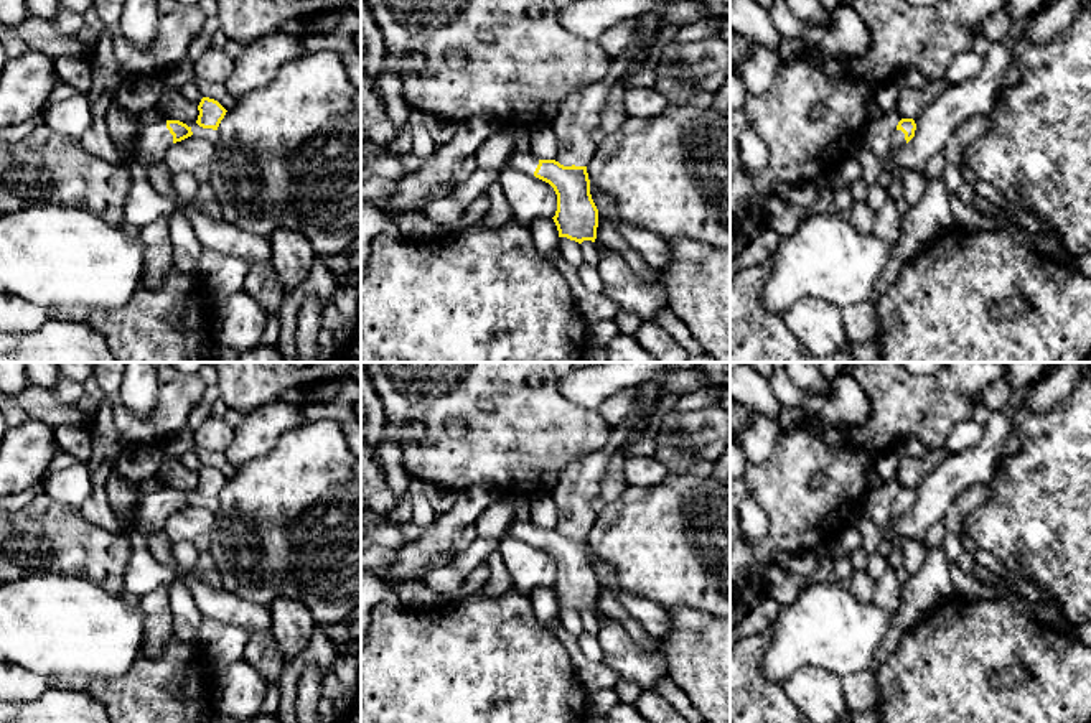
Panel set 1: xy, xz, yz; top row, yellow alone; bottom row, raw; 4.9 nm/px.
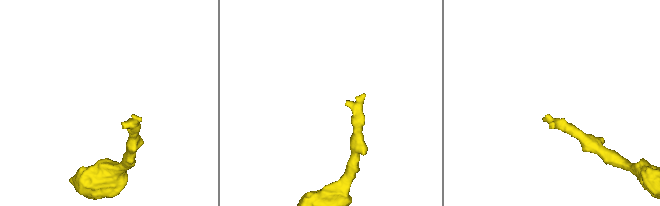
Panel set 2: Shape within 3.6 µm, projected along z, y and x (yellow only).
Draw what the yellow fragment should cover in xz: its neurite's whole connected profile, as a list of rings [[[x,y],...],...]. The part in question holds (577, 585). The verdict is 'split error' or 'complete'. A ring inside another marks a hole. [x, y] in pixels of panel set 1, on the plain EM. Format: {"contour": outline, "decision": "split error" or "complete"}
{"contour": [[[514,519],[508,535],[549,552],[557,563],[557,580],[552,586],[559,606],[582,613],[595,611],[598,578],[590,563],[587,535],[564,535],[555,529],[539,529],[532,520]]], "decision": "split error"}

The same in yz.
{"contour": [[[901,487],[892,504],[892,519],[903,517],[915,506],[916,492],[913,487]]], "decision": "split error"}

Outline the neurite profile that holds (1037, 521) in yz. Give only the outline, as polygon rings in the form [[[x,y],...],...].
[[[1091,371],[1051,410],[1018,408],[1017,427],[1023,448],[1000,463],[989,501],[964,517],[962,530],[1010,573],[1051,593],[1068,623],[1081,626],[1091,621]]]

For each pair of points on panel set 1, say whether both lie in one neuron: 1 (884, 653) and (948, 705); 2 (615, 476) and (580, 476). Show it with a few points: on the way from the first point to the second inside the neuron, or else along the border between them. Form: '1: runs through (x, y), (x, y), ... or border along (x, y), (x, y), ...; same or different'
1: border along (913, 626), (875, 672); different
2: border along (625, 443), (613, 453), (597, 494); different

